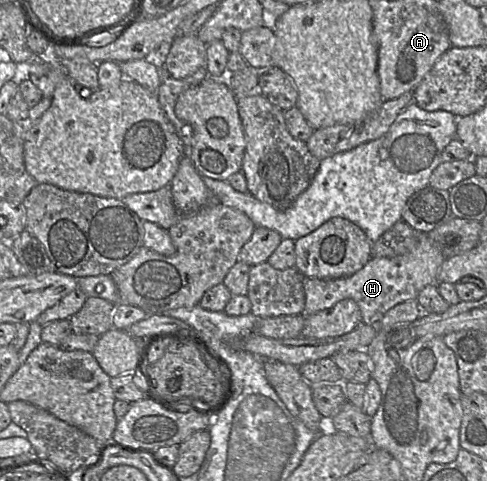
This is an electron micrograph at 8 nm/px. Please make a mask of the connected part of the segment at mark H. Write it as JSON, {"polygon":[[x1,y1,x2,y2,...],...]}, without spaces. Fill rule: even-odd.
{"polygon":[[423,233,418,245,407,254,391,258,372,257,362,269,351,276,338,279,304,277,305,307,301,315,311,315,331,308,341,300,352,299,361,311,362,323,378,327,388,310,405,301,416,299,424,287,436,284,438,271,445,259,428,234]]}

